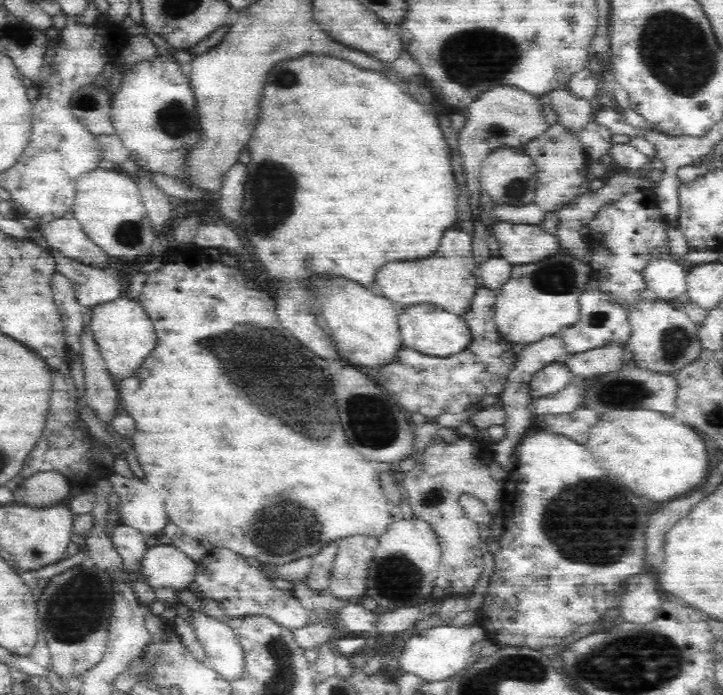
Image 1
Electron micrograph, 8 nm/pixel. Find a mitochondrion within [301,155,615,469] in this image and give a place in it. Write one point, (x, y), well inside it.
(387, 433)

